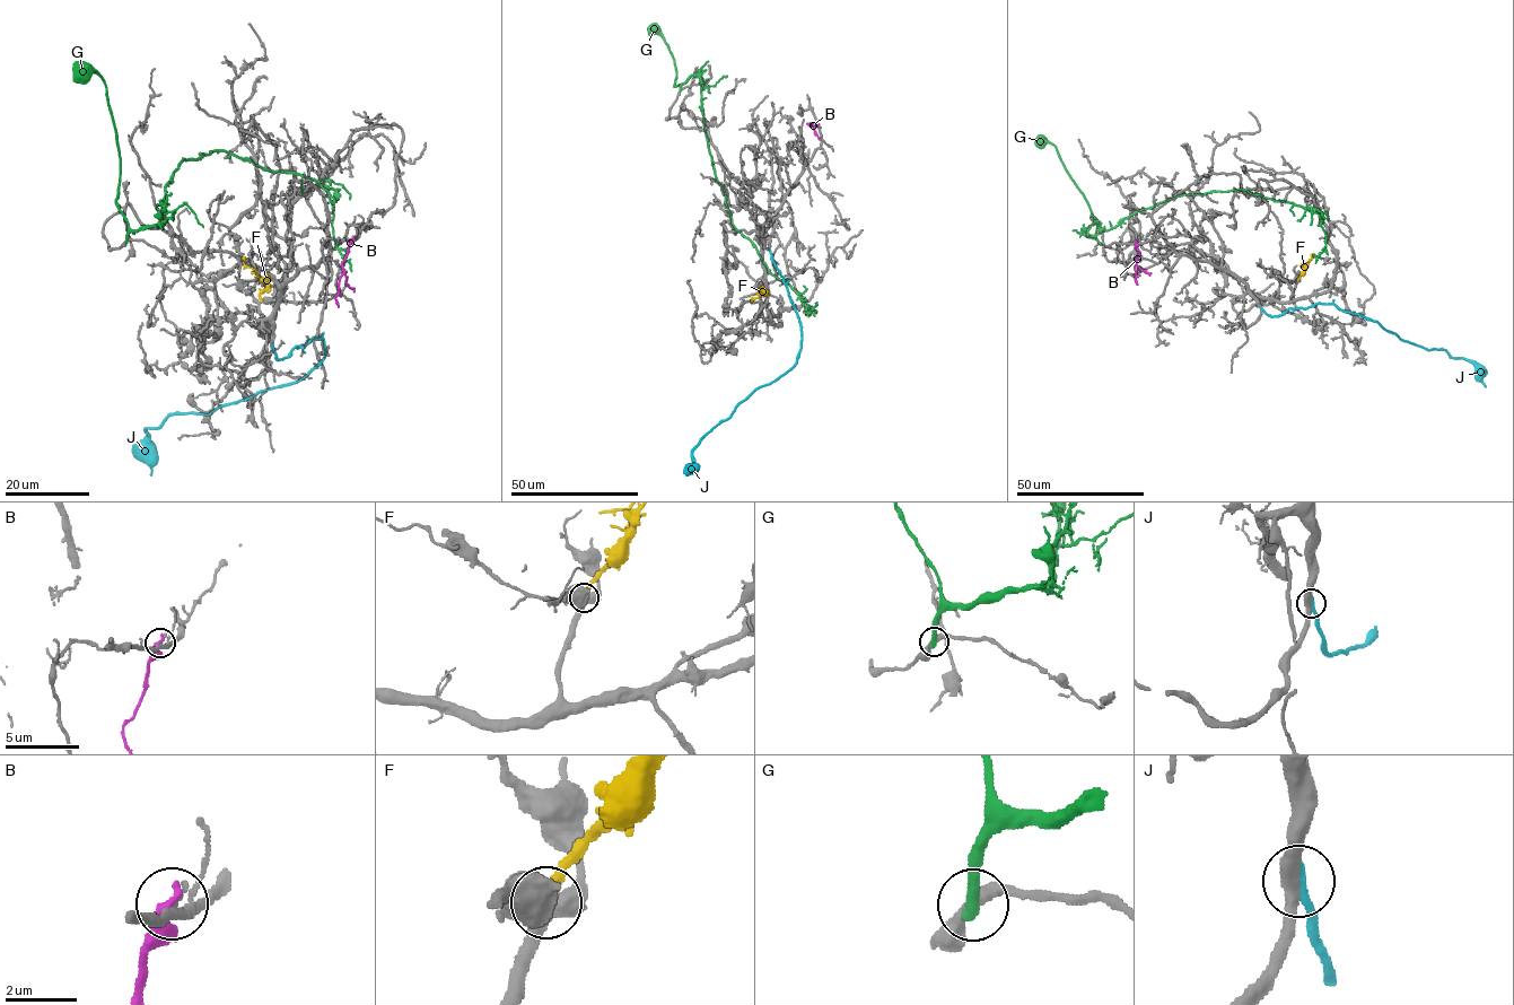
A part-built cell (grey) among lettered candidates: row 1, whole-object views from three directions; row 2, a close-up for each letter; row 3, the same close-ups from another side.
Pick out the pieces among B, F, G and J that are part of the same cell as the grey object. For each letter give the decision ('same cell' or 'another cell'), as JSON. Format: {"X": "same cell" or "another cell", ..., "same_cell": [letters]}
{"B": "another cell", "F": "another cell", "G": "another cell", "J": "same cell", "same_cell": ["J"]}

